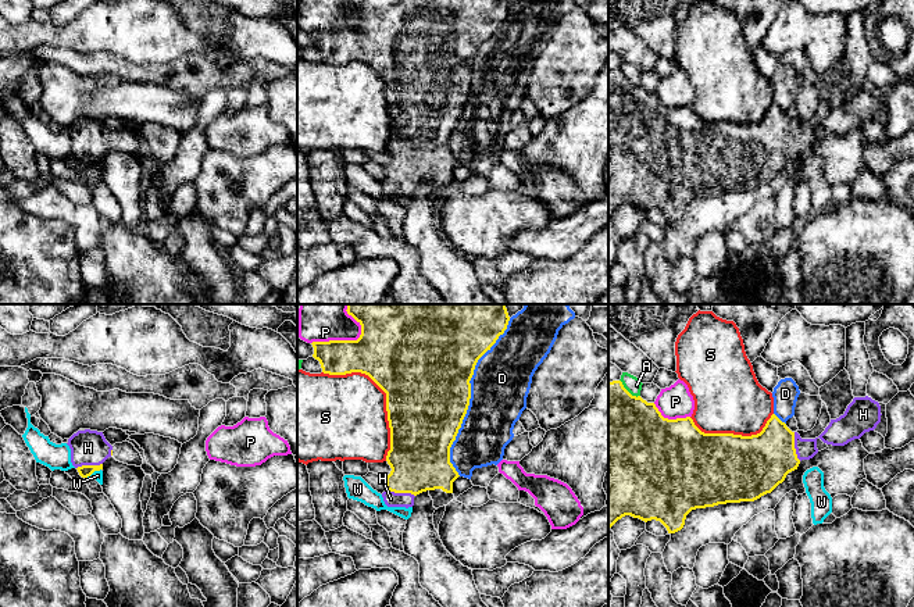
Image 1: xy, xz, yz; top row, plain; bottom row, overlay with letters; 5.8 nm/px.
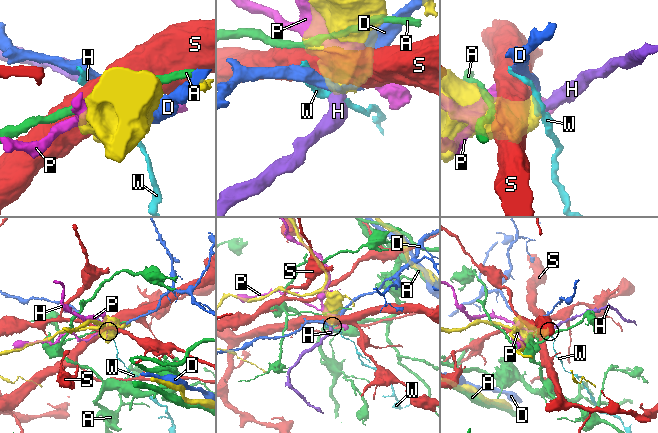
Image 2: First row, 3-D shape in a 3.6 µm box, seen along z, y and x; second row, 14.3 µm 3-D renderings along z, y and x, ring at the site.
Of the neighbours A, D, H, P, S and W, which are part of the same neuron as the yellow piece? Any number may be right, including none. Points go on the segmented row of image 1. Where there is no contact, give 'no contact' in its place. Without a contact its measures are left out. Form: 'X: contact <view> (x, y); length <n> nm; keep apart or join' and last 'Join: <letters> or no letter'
A: contact yz (627, 391); length 160 nm; keep apart
D: contact xz (470, 397); length 950 nm; keep apart
H: contact xz (400, 492); length 180 nm; join
P: contact xz (341, 341); length 320 nm; keep apart
S: contact xz (386, 396); length 650 nm; keep apart
W: contact xy (93, 471); length 100 nm; keep apart
Join: H

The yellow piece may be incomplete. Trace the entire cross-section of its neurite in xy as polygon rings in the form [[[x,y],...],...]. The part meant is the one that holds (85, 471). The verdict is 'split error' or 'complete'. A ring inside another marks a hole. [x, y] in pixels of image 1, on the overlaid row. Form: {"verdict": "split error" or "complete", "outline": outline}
{"verdict": "split error", "outline": [[[78,431],[67,443],[71,449],[71,463],[82,478],[103,469],[103,463],[113,456],[113,446],[106,440],[103,432]]]}

